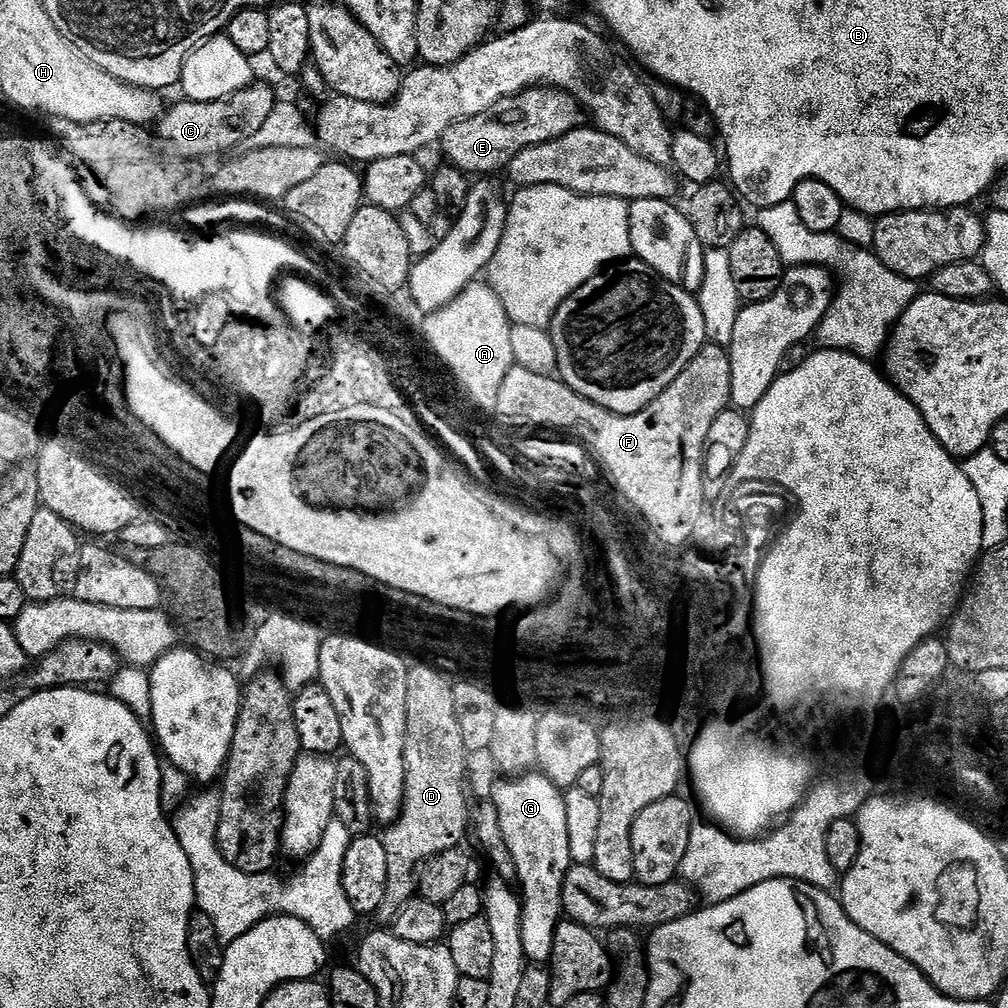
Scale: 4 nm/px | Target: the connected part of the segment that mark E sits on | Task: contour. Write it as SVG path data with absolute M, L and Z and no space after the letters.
M541 86L538 88L527 88L525 92L520 92L517 96L502 98L486 114L466 118L454 126L450 126L443 137L438 141L438 148L444 151L444 156L451 167L467 174L472 178L480 178L485 174L496 174L499 170L507 169L513 156L517 156L523 148L538 146L542 142L550 142L554 138L562 138L562 134L572 132L575 128L581 127L580 112L582 116L582 105L575 95L558 88Z

